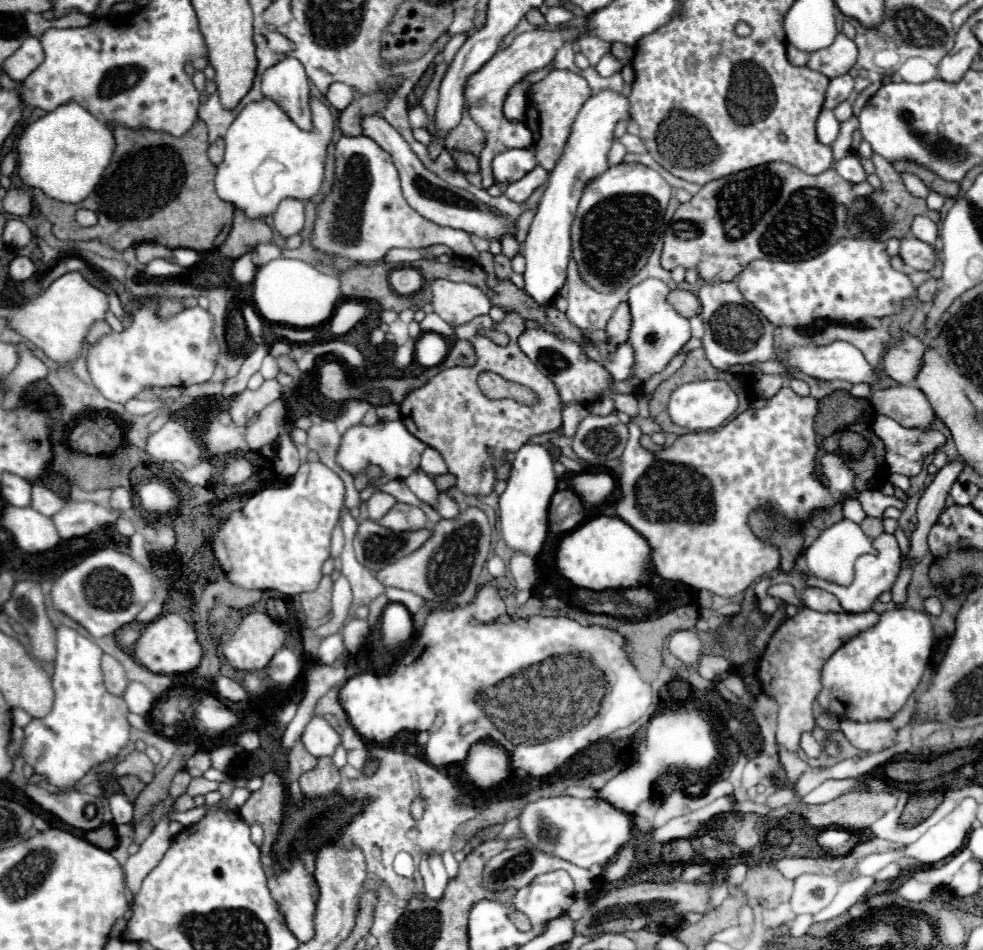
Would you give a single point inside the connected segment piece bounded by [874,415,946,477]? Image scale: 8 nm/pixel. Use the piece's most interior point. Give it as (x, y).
(906, 447)

